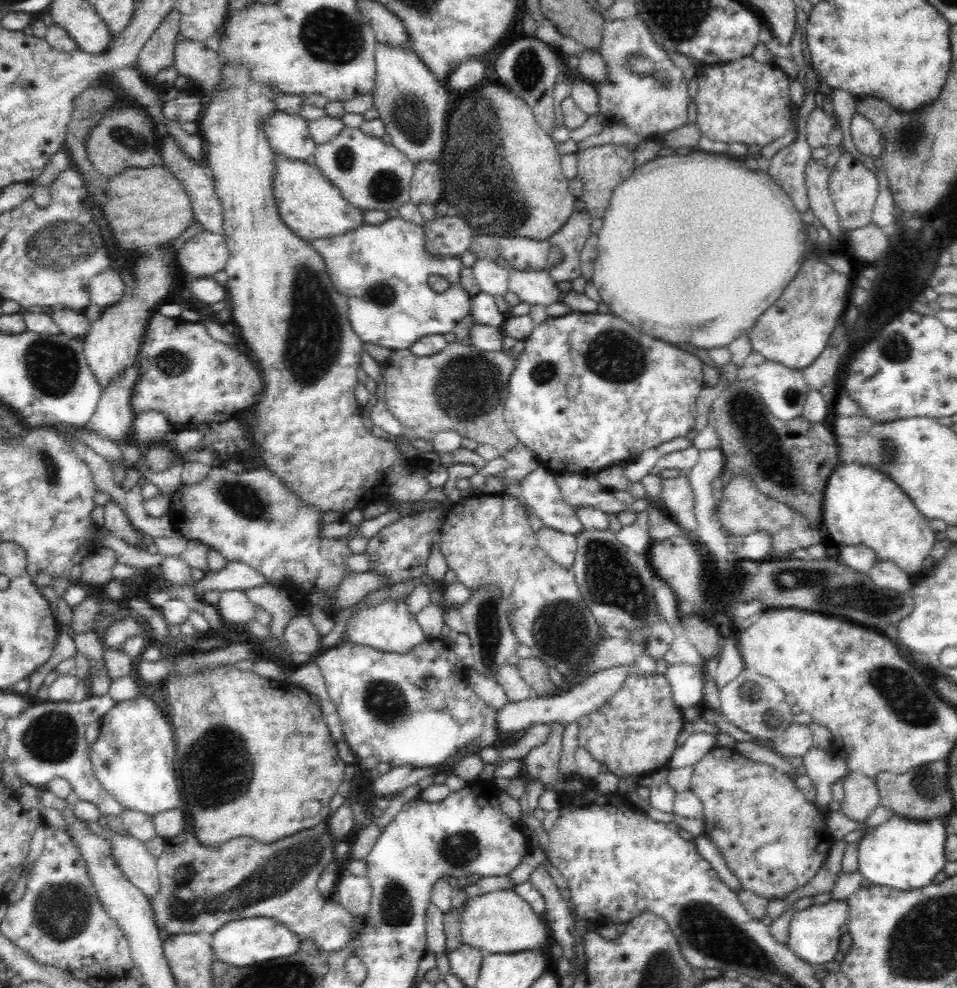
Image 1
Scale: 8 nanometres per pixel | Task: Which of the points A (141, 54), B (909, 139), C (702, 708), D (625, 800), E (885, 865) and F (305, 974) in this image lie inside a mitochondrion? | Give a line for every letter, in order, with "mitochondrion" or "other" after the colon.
A: other
B: mitochondrion
C: other
D: other
E: other
F: mitochondrion

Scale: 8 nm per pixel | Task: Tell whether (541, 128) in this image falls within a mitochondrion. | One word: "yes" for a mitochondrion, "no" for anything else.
no

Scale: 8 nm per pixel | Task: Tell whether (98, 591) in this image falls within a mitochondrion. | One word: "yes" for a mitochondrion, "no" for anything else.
no

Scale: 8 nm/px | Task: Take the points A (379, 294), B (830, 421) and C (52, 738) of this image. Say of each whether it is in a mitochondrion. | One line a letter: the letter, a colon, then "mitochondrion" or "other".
A: mitochondrion
B: other
C: mitochondrion

